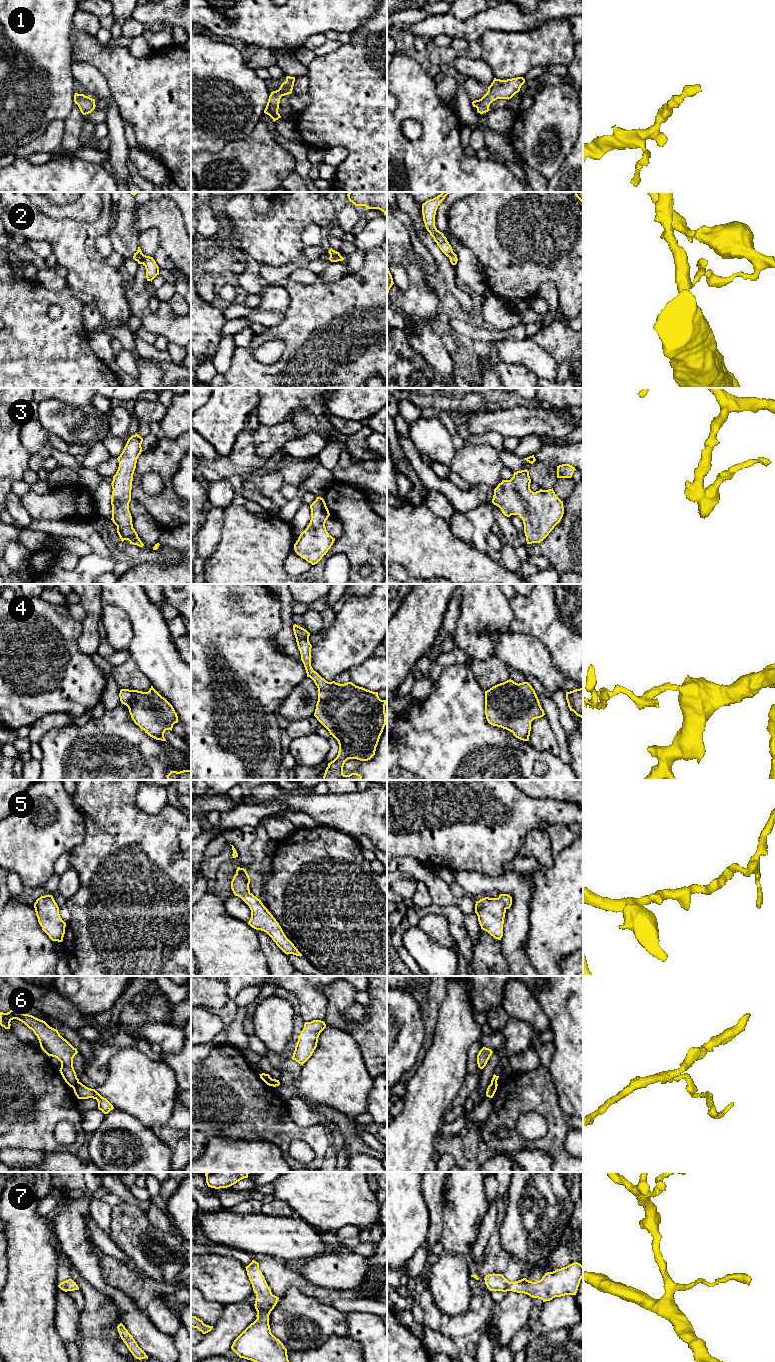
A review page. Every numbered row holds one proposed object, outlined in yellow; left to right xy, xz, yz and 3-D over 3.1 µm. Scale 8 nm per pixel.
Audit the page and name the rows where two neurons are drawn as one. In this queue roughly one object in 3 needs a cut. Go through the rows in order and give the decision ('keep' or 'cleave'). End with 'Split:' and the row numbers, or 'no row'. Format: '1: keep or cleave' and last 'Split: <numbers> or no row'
1: keep
2: cleave
3: keep
4: keep
5: keep
6: cleave
7: keep
Split: 2, 6

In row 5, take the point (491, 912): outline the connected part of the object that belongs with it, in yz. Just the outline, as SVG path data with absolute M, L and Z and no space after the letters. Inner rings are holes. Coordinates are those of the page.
M500 894L498 898L485 897L475 904L475 913L481 929L495 939L501 940L506 910L512 905L512 897Z

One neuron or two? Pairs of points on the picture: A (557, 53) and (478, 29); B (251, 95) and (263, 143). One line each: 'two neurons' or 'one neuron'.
A: two neurons
B: two neurons

